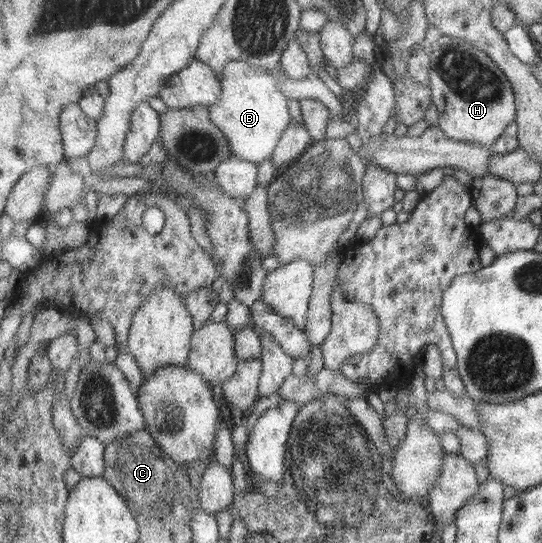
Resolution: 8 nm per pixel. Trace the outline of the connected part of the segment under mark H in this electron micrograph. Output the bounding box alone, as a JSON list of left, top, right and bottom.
[429,35,517,148]

